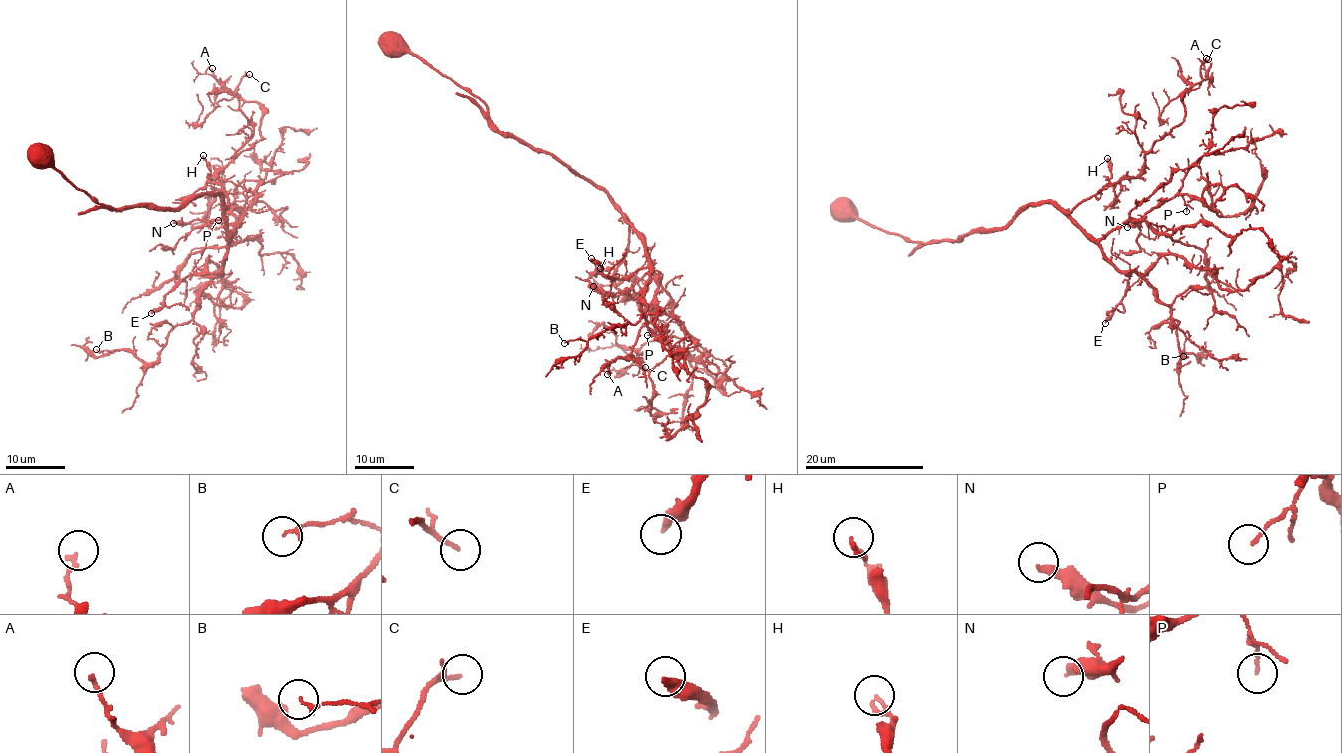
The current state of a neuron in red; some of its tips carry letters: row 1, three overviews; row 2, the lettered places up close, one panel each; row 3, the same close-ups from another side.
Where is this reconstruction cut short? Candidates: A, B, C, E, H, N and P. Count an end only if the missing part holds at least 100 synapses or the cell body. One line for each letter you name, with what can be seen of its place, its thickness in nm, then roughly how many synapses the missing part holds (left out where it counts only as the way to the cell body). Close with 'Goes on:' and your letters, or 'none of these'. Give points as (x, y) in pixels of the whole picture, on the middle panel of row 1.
Goes on: none of these

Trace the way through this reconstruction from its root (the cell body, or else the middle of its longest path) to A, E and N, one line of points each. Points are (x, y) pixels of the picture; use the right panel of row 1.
A: (844, 210), (929, 244), (1030, 205), (1070, 212), (1138, 176), (1206, 58)
E: (844, 210), (884, 231), (929, 244), (1002, 228), (1029, 205), (1050, 202), (1128, 275), (1125, 295), (1105, 323)
N: (844, 210), (927, 244), (1002, 228), (1043, 202), (1097, 239), (1127, 227)

